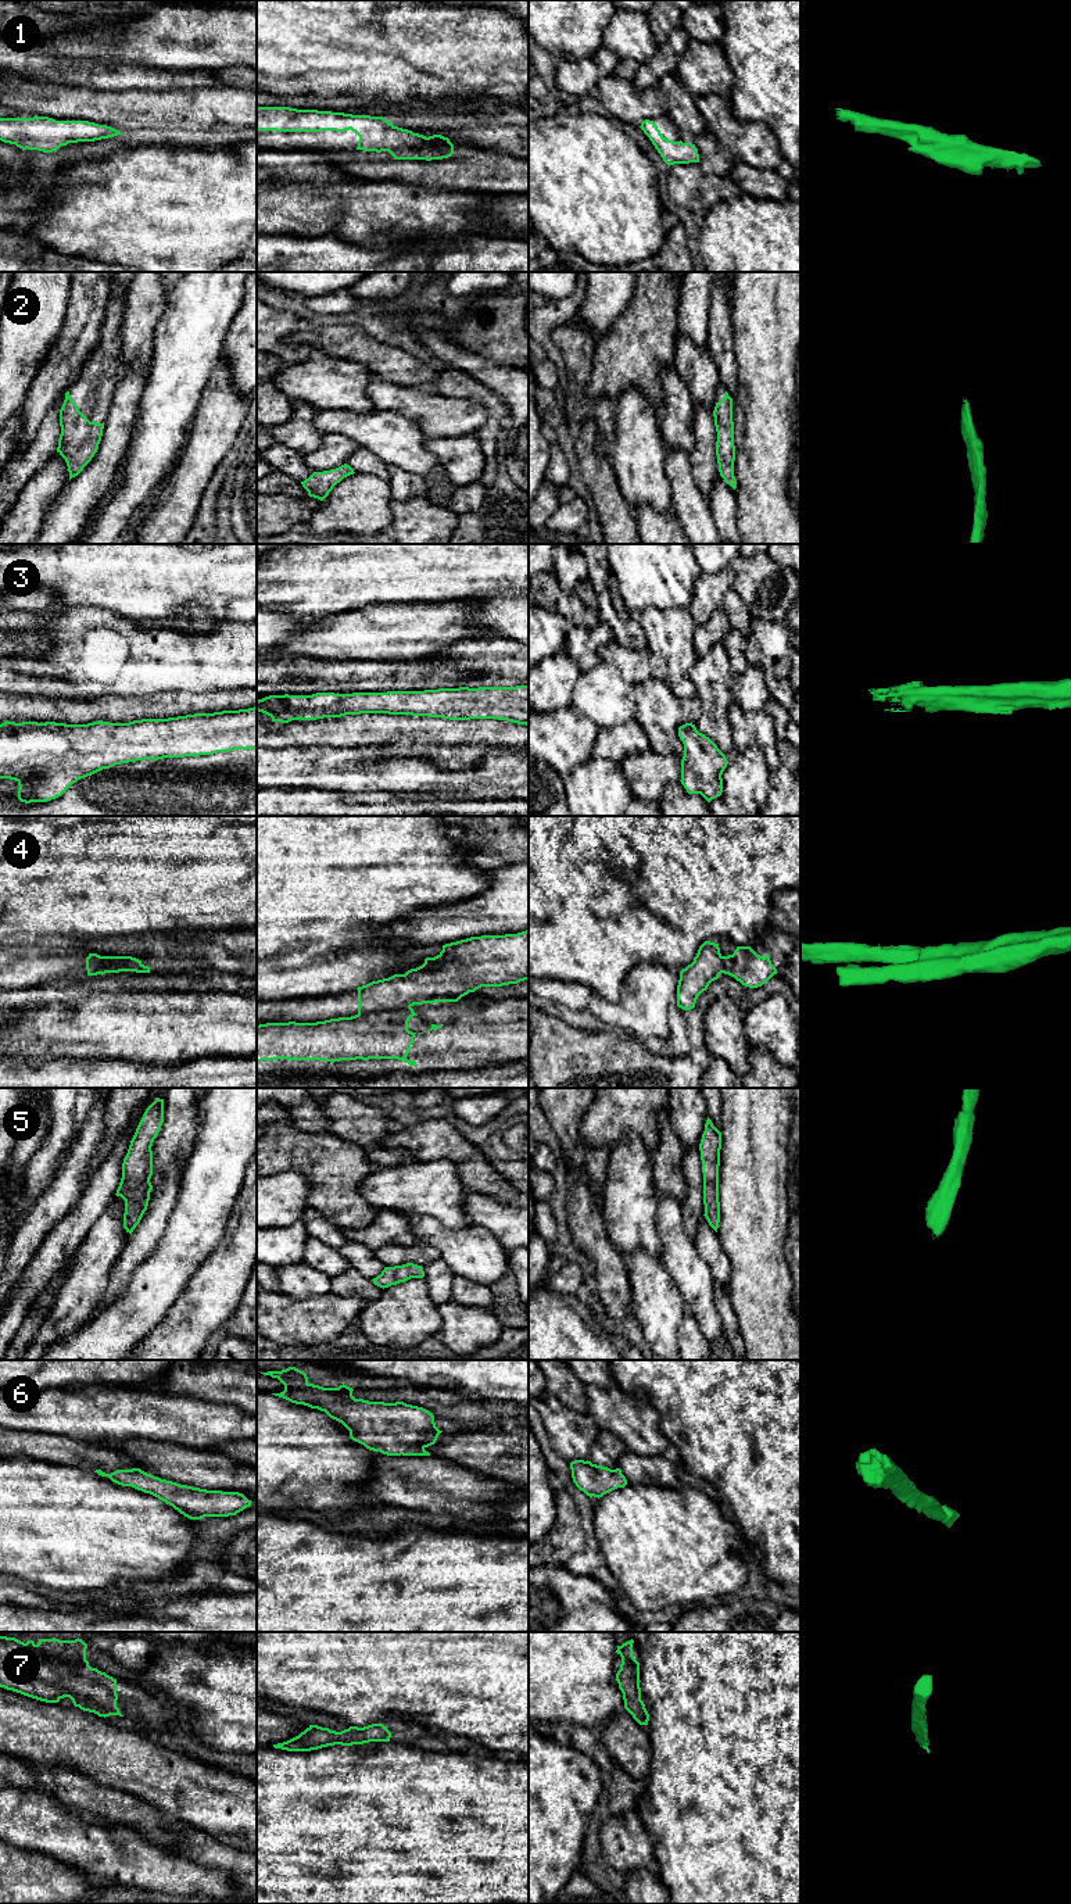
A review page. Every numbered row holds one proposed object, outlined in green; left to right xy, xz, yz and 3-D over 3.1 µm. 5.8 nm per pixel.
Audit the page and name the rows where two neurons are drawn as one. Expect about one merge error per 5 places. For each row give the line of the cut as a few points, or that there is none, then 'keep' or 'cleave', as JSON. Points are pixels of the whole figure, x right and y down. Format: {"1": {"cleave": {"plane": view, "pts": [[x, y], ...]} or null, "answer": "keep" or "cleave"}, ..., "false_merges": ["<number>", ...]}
{"1": {"cleave": null, "answer": "keep"}, "2": {"cleave": null, "answer": "keep"}, "3": {"cleave": null, "answer": "keep"}, "4": {"cleave": {"plane": "xz", "pts": [[409, 1005], [401, 1009], [372, 1010], [358, 1015]]}, "answer": "cleave"}, "5": {"cleave": null, "answer": "keep"}, "6": {"cleave": null, "answer": "keep"}, "7": {"cleave": null, "answer": "keep"}, "false_merges": ["4"]}

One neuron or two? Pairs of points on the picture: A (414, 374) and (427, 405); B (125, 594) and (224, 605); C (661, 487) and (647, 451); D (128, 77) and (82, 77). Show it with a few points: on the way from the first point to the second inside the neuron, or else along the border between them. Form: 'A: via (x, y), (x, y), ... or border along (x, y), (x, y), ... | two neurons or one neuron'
A: border along (386, 380), (418, 387) | two neurons
B: via (150, 594), (199, 594) | one neuron
C: via (652, 479), (647, 473), (647, 460) | one neuron
D: via (117, 77), (93, 77) | one neuron

